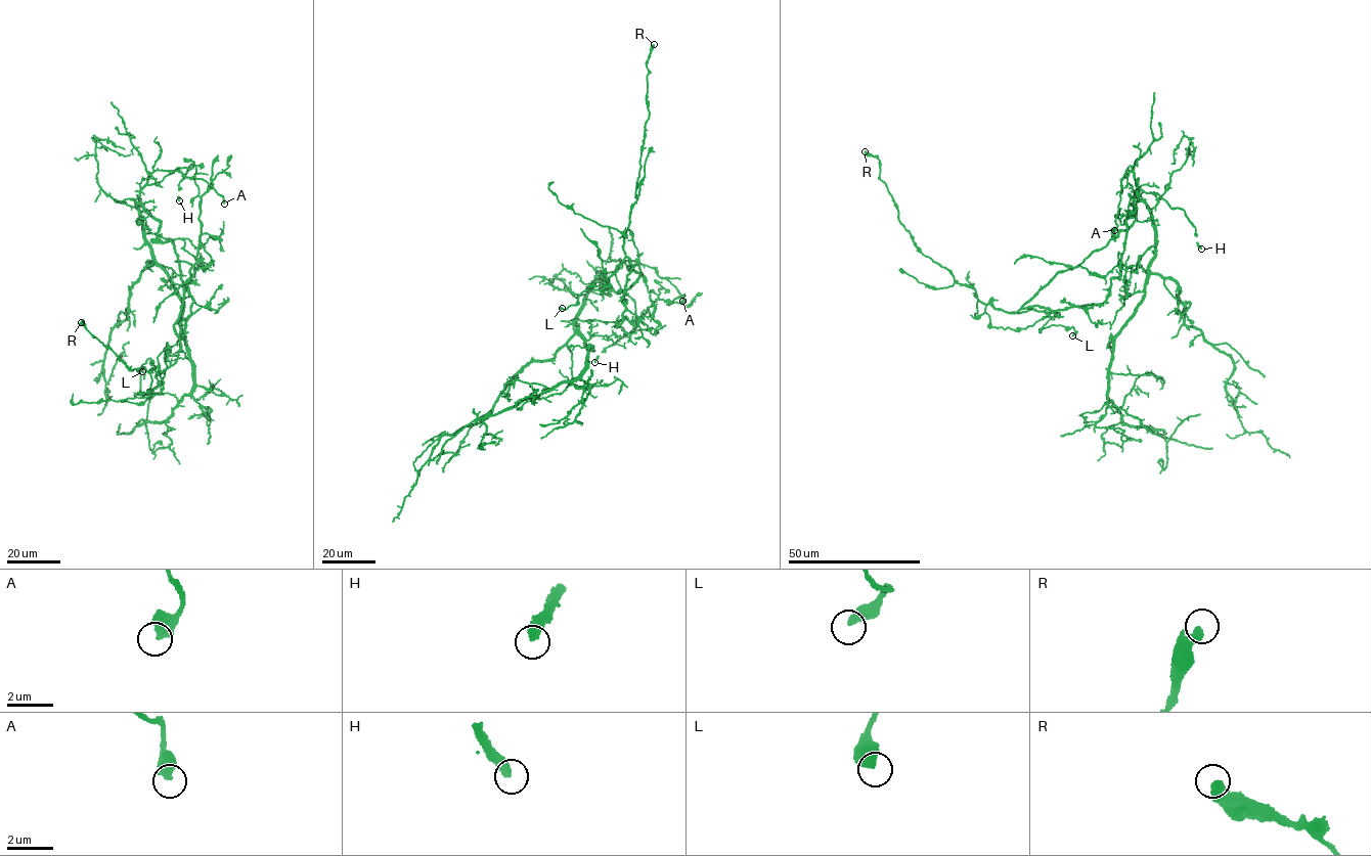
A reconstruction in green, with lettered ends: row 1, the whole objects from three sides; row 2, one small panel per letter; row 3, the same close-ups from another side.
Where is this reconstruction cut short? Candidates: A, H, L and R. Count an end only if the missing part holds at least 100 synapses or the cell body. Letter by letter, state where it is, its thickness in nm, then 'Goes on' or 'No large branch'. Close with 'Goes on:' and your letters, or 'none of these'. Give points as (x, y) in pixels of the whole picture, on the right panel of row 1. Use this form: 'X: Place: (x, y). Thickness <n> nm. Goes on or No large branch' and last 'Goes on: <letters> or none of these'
A: Place: (1114, 230). Thickness 550 nm. No large branch
H: Place: (1201, 249). Thickness 420 nm. Goes on
L: Place: (1072, 335). Thickness 460 nm. No large branch
R: Place: (865, 151). Thickness 360 nm. No large branch
Goes on: H

